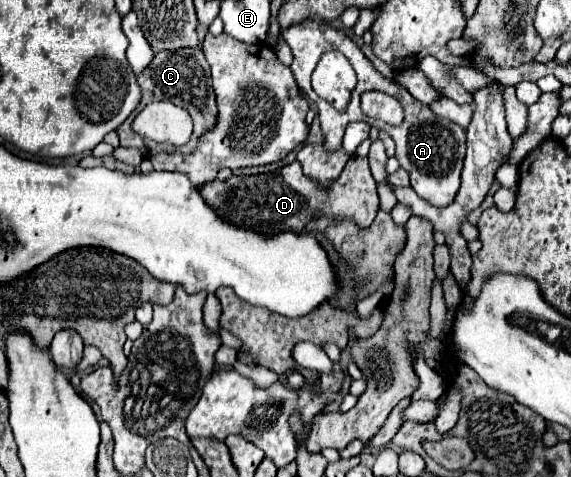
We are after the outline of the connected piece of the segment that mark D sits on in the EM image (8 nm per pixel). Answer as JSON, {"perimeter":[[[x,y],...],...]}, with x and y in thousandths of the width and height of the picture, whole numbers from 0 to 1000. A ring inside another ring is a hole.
{"perimeter":[[[618,327],[597,369],[580,382],[576,398],[566,398],[545,373],[534,373],[527,344],[517,335],[471,365],[471,377],[468,369],[405,369],[398,382],[366,382],[366,390],[356,390],[349,403],[398,465],[412,465],[422,478],[461,491],[489,491],[499,482],[527,486],[534,470],[555,453],[597,453],[622,461],[632,478],[646,478],[664,440],[657,390],[660,386],[646,365],[646,344],[639,331]]]}

